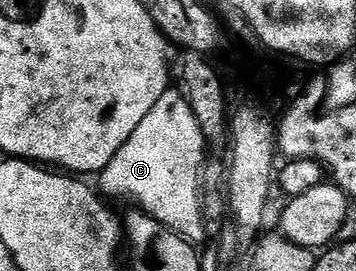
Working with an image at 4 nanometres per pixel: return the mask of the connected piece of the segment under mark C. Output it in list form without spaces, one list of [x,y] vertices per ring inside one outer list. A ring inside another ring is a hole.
[[[169,89],[162,97],[158,97],[158,105],[154,105],[154,109],[146,113],[142,125],[134,129],[130,141],[126,141],[126,145],[118,149],[110,165],[106,165],[106,169],[99,172],[99,190],[105,196],[113,195],[116,199],[133,199],[136,202],[133,204],[158,220],[161,228],[178,233],[193,245],[200,245],[204,239],[204,227],[206,228],[202,202],[200,203],[200,170],[204,167],[204,148],[206,142],[203,131],[189,100],[183,94],[180,96],[175,89]]]

